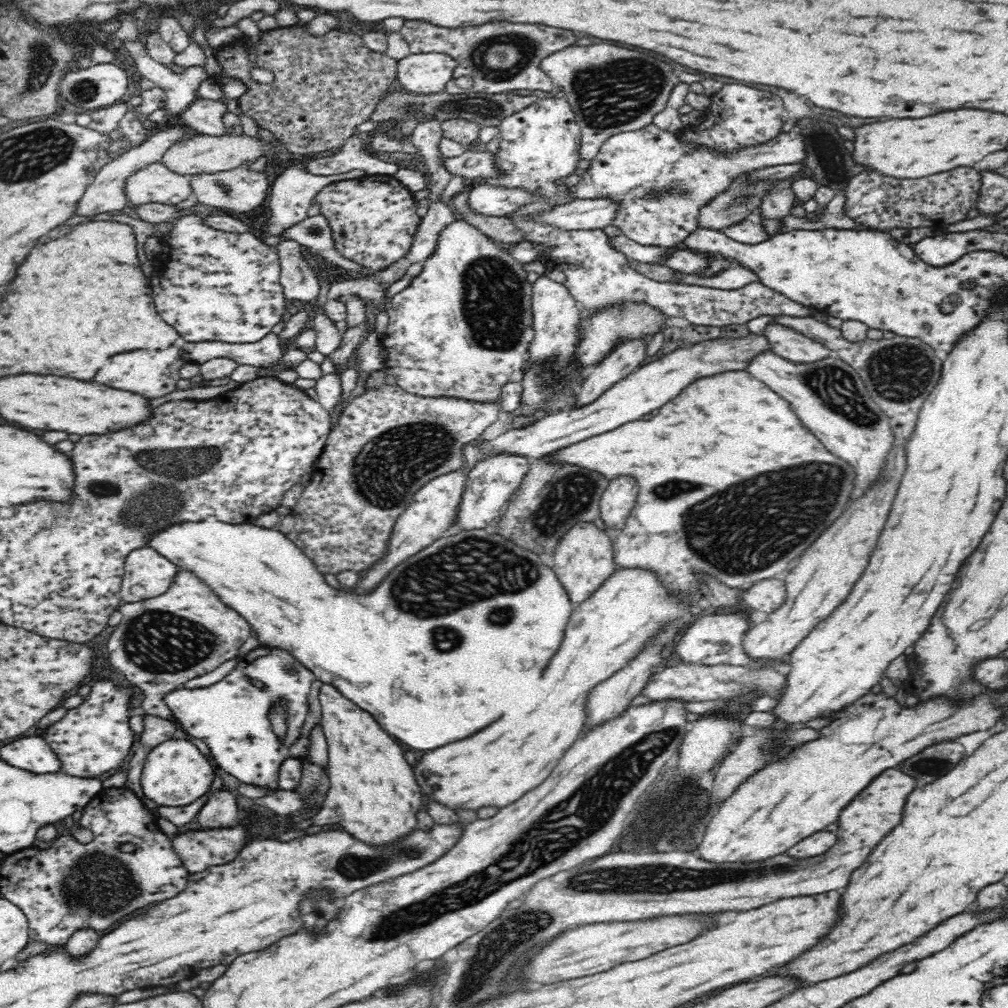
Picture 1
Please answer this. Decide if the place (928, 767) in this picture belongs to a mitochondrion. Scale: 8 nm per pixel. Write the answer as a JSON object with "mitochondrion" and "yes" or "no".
{"mitochondrion":"yes"}

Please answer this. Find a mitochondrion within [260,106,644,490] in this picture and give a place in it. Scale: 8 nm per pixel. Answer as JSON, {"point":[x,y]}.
{"point":[491,296]}

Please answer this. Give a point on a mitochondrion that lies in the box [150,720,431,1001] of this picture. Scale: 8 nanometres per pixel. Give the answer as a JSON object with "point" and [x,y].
{"point":[352,866]}

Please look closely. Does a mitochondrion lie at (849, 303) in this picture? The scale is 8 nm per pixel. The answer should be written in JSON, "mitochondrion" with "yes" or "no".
{"mitochondrion":"no"}

